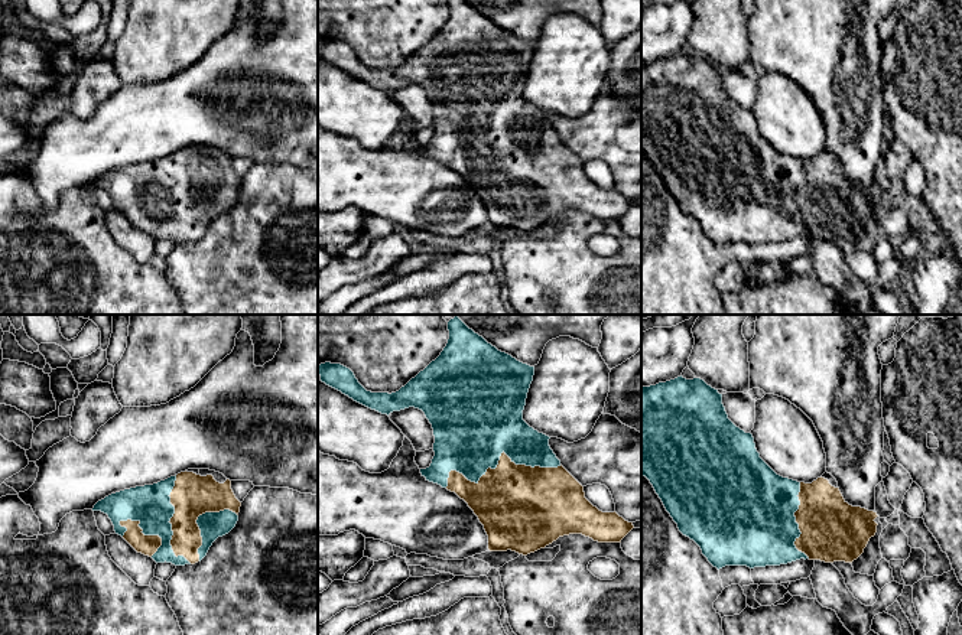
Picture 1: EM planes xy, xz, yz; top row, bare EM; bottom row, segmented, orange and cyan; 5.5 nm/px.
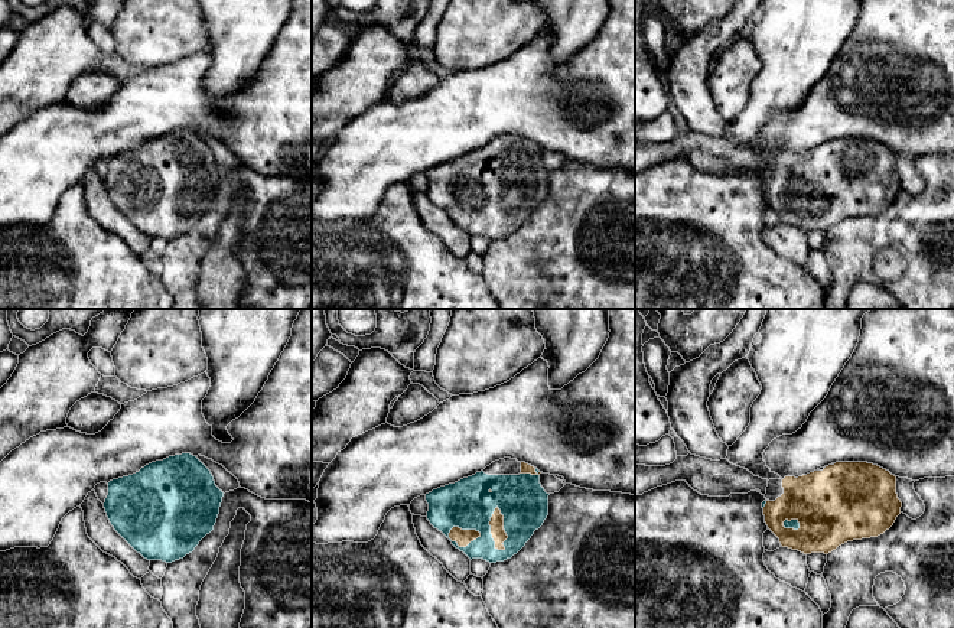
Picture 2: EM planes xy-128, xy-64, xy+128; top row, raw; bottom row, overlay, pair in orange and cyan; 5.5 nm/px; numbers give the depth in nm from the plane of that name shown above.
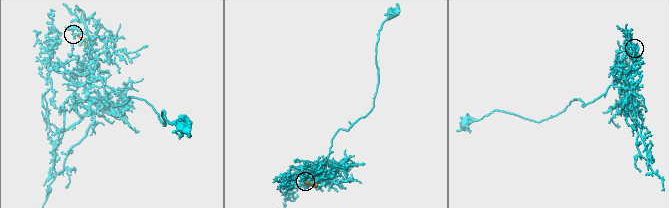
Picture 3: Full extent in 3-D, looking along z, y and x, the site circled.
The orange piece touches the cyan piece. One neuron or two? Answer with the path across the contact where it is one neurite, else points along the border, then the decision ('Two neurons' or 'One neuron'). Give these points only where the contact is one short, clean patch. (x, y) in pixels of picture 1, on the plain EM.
One neuron

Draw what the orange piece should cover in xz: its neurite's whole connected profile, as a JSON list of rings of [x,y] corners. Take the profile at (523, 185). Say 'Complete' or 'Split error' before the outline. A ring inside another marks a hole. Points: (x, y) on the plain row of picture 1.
Split error. [[[448,0],[448,7],[449,16],[441,32],[396,69],[367,68],[354,49],[341,40],[321,40],[321,58],[381,91],[389,92],[409,84],[425,89],[433,105],[435,133],[430,143],[420,146],[420,150],[426,157],[455,169],[468,180],[484,202],[490,228],[511,227],[527,232],[569,211],[582,211],[598,219],[621,219],[634,205],[633,199],[625,198],[615,188],[602,189],[594,183],[585,175],[584,163],[560,141],[550,126],[550,114],[523,97],[534,43],[498,27],[465,0]]]

